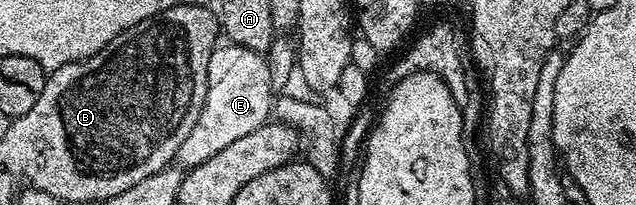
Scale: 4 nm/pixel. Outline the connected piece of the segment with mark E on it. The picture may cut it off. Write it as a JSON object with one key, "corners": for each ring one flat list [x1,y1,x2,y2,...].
{"corners":[[225,44,215,47,208,62,208,78,206,82,205,108,201,110,197,123,192,126,192,131,185,137,184,144,177,149,175,163,183,169,199,166,209,157,216,155,221,149,226,148,235,140,248,136,256,128,265,125,272,114,274,91,270,86,270,75,265,57,257,50]]}

